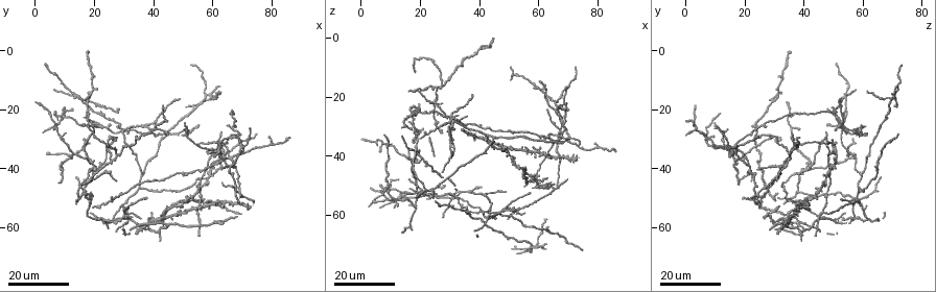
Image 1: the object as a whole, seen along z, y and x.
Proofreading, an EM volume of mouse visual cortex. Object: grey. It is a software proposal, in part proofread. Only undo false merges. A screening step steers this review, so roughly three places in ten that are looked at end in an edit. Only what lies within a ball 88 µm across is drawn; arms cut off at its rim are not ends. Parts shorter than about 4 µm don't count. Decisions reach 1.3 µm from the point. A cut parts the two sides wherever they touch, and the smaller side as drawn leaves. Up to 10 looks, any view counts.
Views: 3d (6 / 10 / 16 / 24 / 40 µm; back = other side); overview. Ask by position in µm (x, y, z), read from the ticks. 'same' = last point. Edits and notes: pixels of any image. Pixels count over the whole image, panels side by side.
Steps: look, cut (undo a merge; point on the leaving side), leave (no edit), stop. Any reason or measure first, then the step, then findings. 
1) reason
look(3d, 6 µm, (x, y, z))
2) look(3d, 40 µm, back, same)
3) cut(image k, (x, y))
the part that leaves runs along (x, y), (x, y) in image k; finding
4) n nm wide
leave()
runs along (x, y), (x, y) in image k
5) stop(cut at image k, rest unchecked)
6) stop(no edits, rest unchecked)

look(3d, 24 µm, (40, 26, 4))

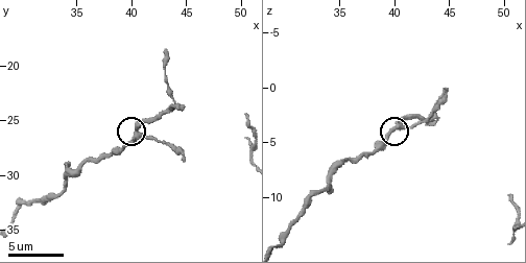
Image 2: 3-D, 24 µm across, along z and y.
zoom in
look(3d, 6 µm, (40.6, 26.2, 3.6))

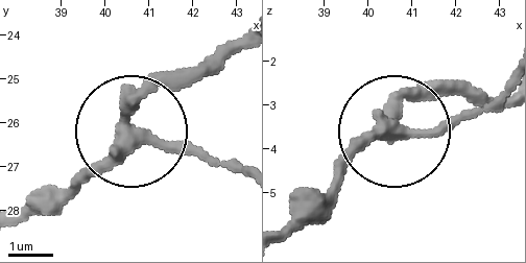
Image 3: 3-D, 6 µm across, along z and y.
leave()
runs along (281, 233), (371, 140), (501, 114) in image 3; continuous, no second neuron

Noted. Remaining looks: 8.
three arms meet
look(3d, 16 µm, (43, 58, 32))

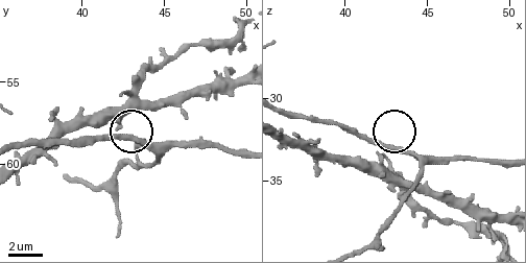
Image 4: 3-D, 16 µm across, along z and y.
look(3d, 10 µm, (42.6, 58.4, 32.9))

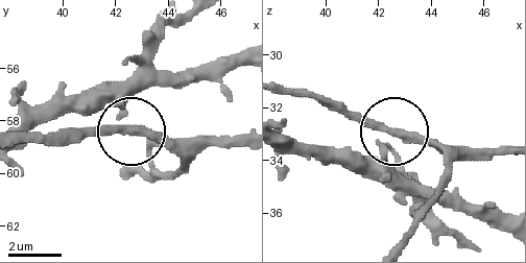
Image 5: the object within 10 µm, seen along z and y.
leave()
runs along (449, 232), (390, 165), (392, 134), (316, 99) in image 5; continuous, no second neuron

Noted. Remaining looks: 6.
side arm on a straight run
look(3d, 24 µm, (29, 27, 53))

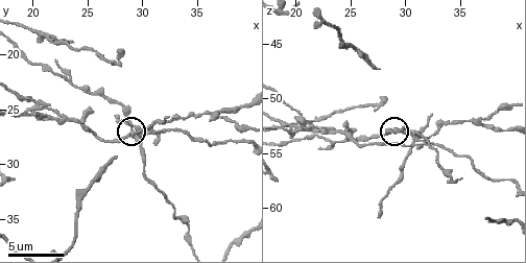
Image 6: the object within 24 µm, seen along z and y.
look(3d, 6 µm, (29.4, 27.2, 52.8))

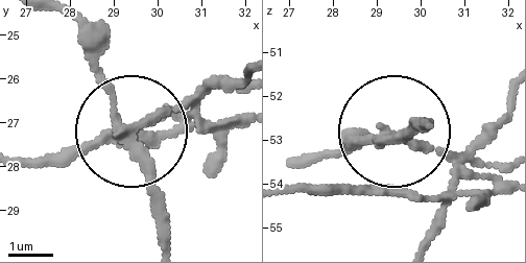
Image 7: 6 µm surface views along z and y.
200 nm wide
cut(image 7, (186, 97))
a second neuron is stuck on

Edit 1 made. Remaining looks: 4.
narrows sharply
look(3d, 16 µm, (51, 23, 67))

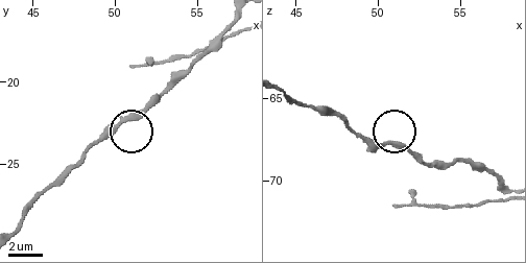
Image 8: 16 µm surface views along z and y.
look(3d, 6 µm, (50.6, 22.2, 67.7))

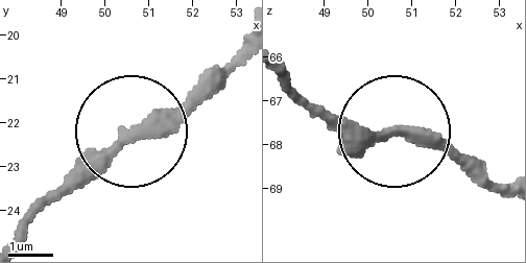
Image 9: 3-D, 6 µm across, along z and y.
leave()
runs along (280, 75), (325, 113), (426, 136), (501, 188) in image 9; one neuron here

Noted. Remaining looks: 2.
two arms in line, one across
look(3d, 16 µm, (61, 34, 18))

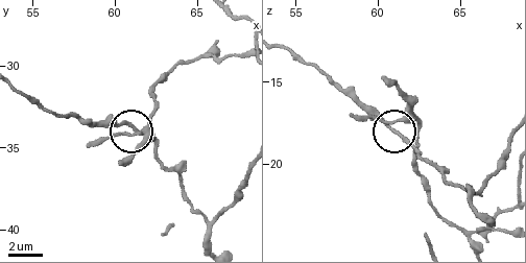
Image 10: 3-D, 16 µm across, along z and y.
look(3d, 10 µm, (61.0, 33.7, 18.1))

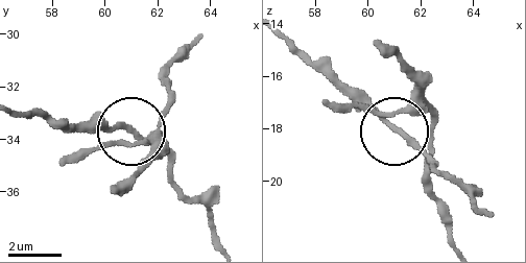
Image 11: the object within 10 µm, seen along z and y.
160 nm wide
leave()
runs along (197, 42), (168, 71), (152, 132), (133, 140), (88, 126) in image 11; all the same neuron

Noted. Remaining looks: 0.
stop(cut at image 7, rest unchecked)

